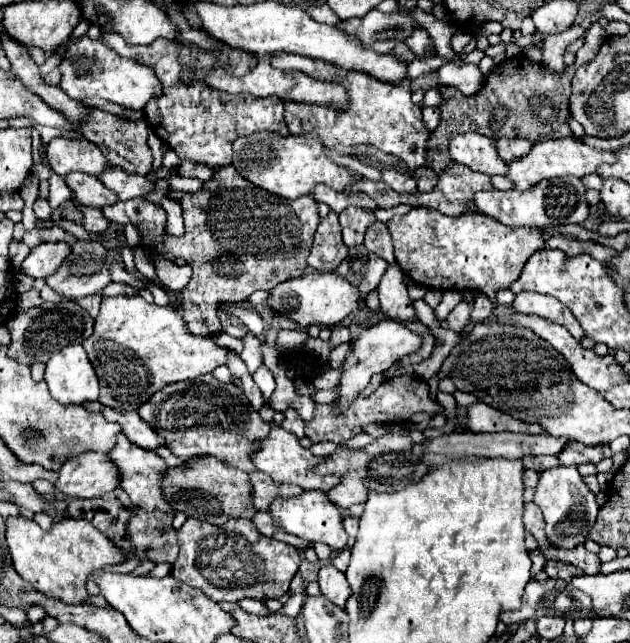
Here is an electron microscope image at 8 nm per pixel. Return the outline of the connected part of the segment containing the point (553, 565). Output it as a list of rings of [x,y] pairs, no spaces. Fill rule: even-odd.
[[[548,560],[544,572],[548,572],[548,576],[550,576],[550,578],[556,578],[556,580],[566,580],[566,578],[570,576],[568,582],[570,582],[574,576],[584,574],[580,568],[576,568],[576,566],[572,566],[572,564],[566,564],[566,562],[558,562],[558,560]]]

